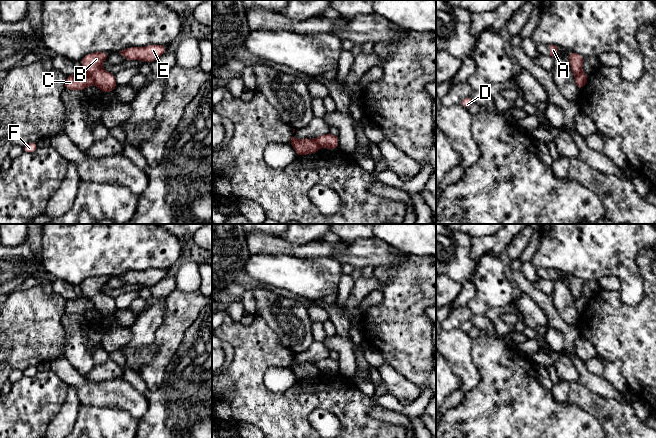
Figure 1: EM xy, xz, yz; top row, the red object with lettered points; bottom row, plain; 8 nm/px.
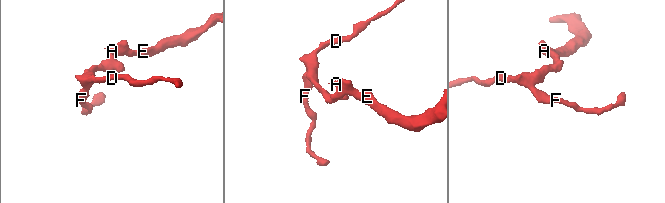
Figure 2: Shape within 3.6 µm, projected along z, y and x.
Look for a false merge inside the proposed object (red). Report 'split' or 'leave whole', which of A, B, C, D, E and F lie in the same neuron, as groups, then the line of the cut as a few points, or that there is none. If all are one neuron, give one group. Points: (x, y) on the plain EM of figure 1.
split; groups A B E / C D F; cut xy (83, 293), (91, 300), (94, 307)

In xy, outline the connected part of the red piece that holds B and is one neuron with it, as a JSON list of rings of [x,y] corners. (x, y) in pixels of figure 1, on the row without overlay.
[[[93,276],[85,279],[80,285],[83,294],[92,300],[94,308],[103,316],[108,317],[114,315],[117,307],[115,299],[106,296],[102,291],[102,287],[107,284],[110,278],[107,276]]]

